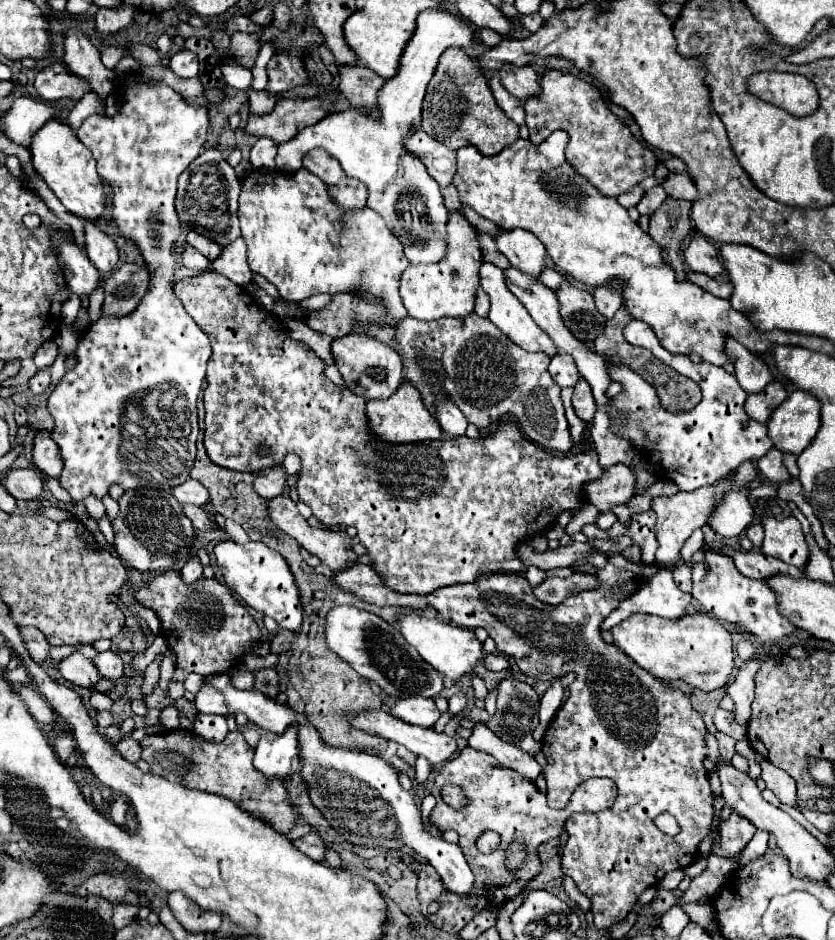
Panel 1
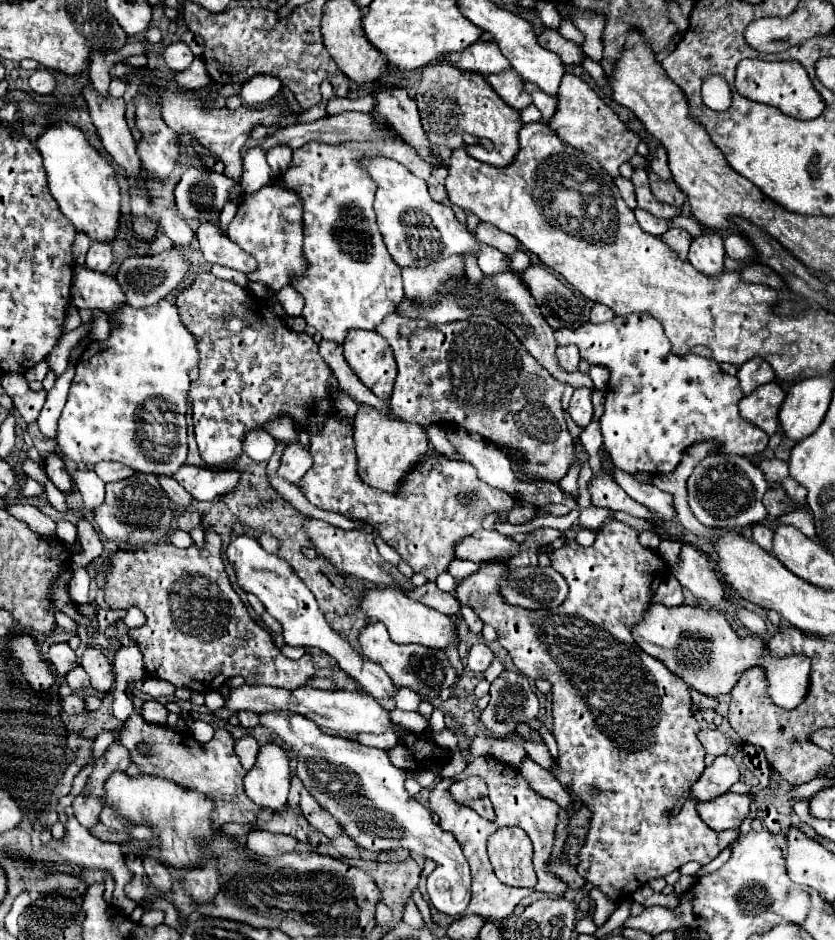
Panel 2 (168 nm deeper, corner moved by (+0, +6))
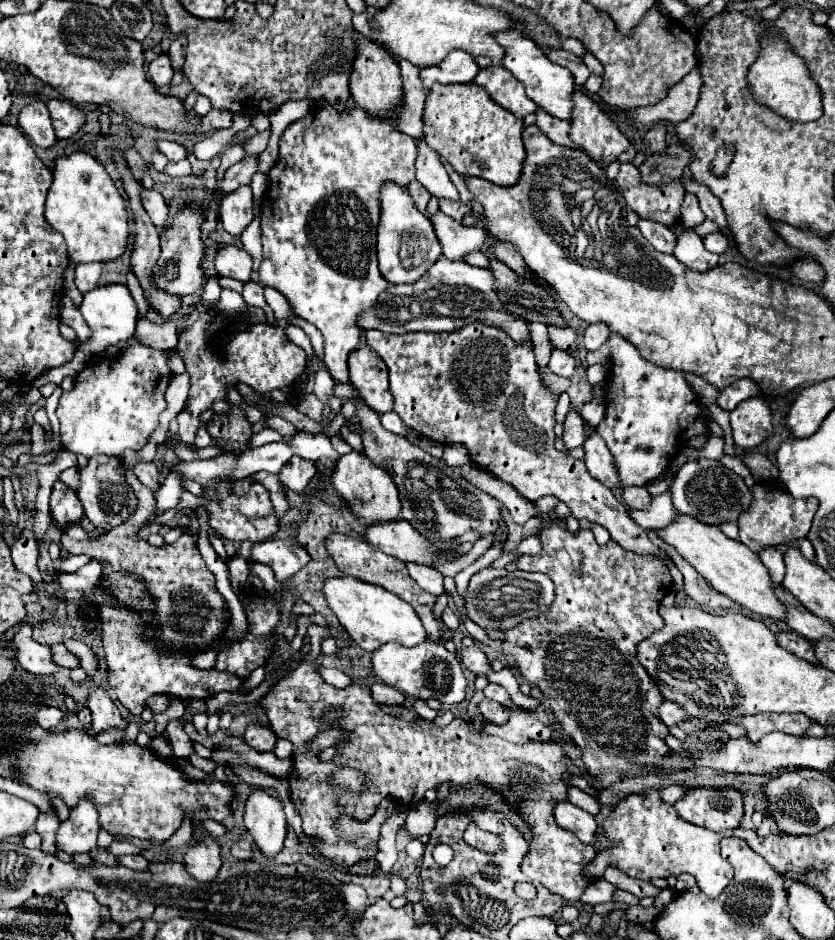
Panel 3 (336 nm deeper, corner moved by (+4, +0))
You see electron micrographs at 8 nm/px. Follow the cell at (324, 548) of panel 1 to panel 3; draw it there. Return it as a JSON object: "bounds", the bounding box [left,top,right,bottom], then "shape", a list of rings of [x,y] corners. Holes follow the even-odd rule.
{"bounds":[326,534,442,642],"shape":[[[332,534],[328,536],[328,542],[326,542],[326,548],[332,556],[332,560],[336,562],[338,570],[342,574],[348,574],[348,576],[356,576],[360,580],[366,580],[370,584],[376,584],[376,586],[382,586],[386,588],[388,592],[396,594],[398,598],[402,598],[404,602],[412,604],[412,608],[416,610],[416,614],[420,616],[422,620],[422,626],[428,634],[428,640],[434,640],[438,642],[442,638],[442,628],[440,624],[436,622],[434,618],[434,604],[436,604],[436,596],[428,594],[426,590],[422,590],[408,574],[406,570],[406,564],[400,562],[398,558],[392,558],[392,556],[386,556],[382,552],[378,552],[374,546],[370,546],[366,540],[358,540],[358,538],[346,538],[344,534]]]}

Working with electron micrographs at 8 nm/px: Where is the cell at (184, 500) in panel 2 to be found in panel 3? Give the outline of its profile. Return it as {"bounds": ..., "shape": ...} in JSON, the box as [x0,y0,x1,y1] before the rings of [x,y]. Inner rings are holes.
{"bounds":[134,462,160,492],"shape":[[[138,462],[138,464],[134,464],[134,474],[144,486],[152,488],[152,492],[158,490],[158,486],[160,486],[160,472],[158,472],[154,462]]]}

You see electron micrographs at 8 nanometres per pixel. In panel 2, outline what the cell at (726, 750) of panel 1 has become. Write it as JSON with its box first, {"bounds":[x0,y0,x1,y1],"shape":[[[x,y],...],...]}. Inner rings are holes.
{"bounds":[692,754,740,802],"shape":[[[722,754],[716,756],[714,764],[704,770],[700,780],[692,786],[692,796],[708,802],[714,800],[716,796],[722,796],[730,790],[732,784],[740,780],[740,770],[738,764],[734,762],[732,756]]]}

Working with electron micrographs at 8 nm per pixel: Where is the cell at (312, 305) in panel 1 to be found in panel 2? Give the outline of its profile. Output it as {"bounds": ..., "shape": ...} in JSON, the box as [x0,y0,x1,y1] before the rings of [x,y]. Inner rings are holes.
{"bounds":[274,286,304,316],"shape":[[[292,286],[290,288],[282,288],[278,294],[274,294],[274,298],[282,304],[282,308],[290,314],[290,316],[300,316],[302,308],[304,308],[304,298],[300,292],[296,292]]]}

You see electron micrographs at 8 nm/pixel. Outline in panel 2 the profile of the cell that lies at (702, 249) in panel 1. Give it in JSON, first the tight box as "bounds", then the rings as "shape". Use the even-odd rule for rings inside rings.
{"bounds":[688,234,724,274],"shape":[[[702,234],[692,240],[688,262],[704,274],[720,274],[724,270],[724,240],[720,234]]]}

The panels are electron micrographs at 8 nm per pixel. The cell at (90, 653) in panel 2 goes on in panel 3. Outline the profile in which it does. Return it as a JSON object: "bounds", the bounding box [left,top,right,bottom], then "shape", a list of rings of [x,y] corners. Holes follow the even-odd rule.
{"bounds":[88,690,126,734],"shape":[[[94,690],[94,694],[88,698],[88,708],[92,712],[92,728],[96,734],[106,730],[122,730],[126,728],[126,720],[122,718],[116,704],[108,698],[104,690]]]}

